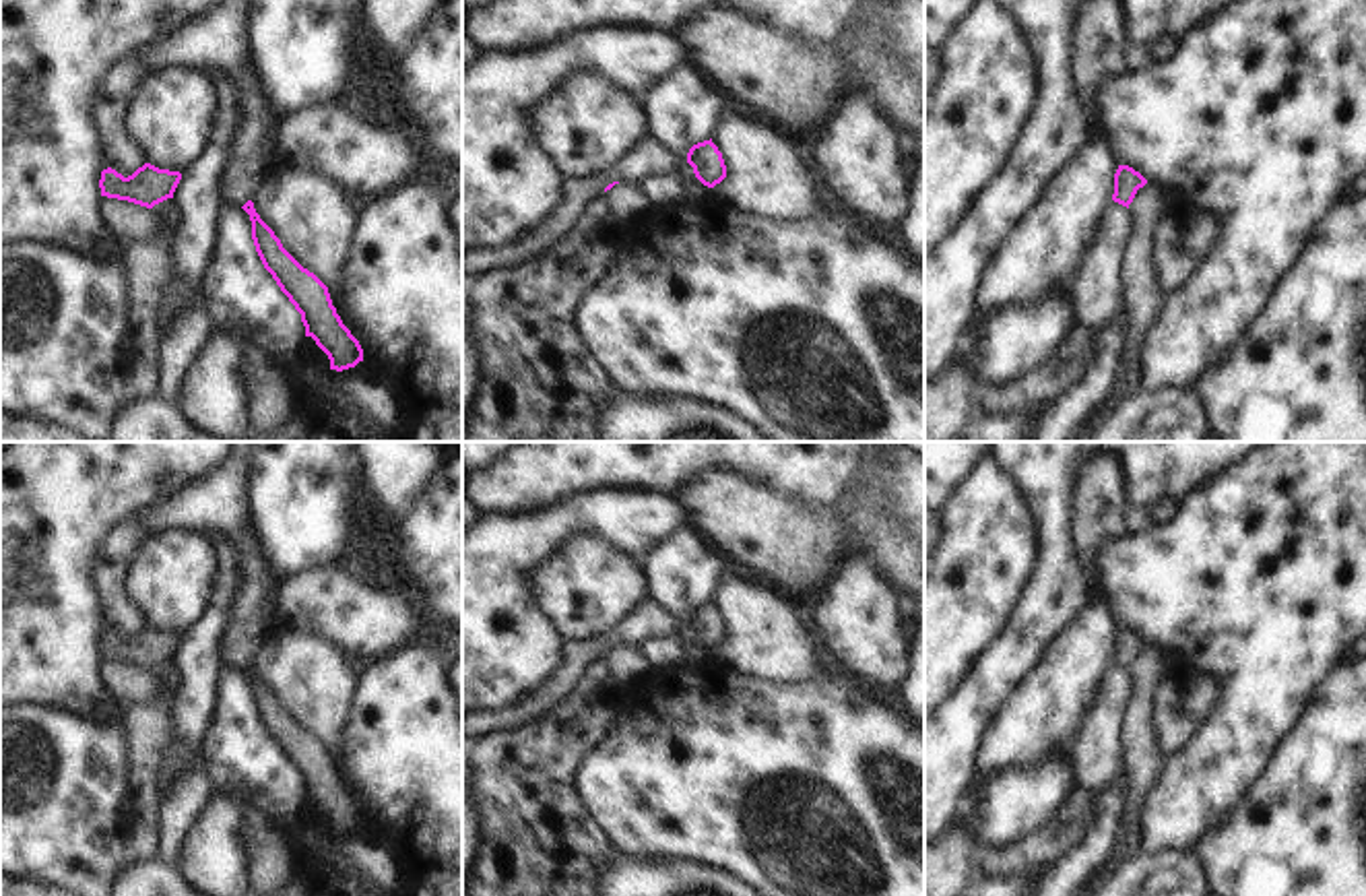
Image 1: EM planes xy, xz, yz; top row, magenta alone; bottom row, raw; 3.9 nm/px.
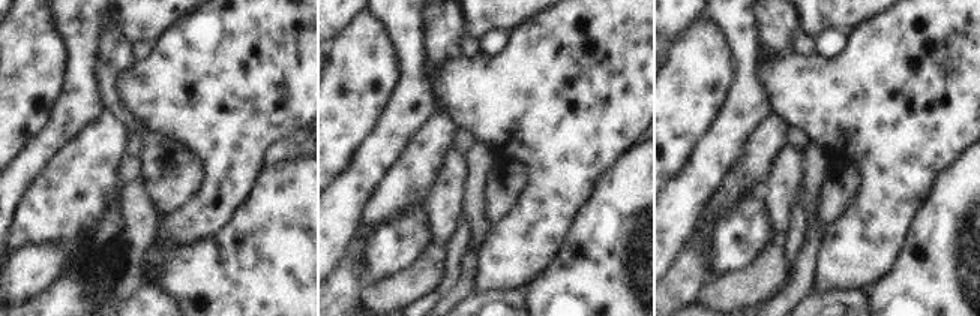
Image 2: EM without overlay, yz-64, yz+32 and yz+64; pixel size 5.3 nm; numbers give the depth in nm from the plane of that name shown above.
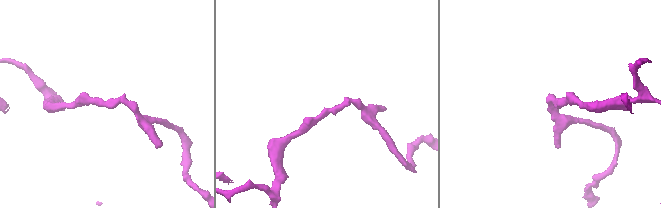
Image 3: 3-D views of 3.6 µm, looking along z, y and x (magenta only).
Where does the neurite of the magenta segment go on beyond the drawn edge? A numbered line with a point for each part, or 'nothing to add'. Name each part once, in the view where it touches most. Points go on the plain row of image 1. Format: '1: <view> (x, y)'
nothing to add.

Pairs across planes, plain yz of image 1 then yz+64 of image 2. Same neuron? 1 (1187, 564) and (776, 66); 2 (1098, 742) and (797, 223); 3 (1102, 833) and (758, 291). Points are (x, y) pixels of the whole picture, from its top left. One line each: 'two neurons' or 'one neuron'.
1: one neuron
2: two neurons
3: two neurons

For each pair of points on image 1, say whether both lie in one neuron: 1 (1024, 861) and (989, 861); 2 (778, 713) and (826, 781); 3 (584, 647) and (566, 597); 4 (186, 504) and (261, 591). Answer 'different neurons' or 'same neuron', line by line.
1: same neuron
2: same neuron
3: different neurons
4: same neuron

